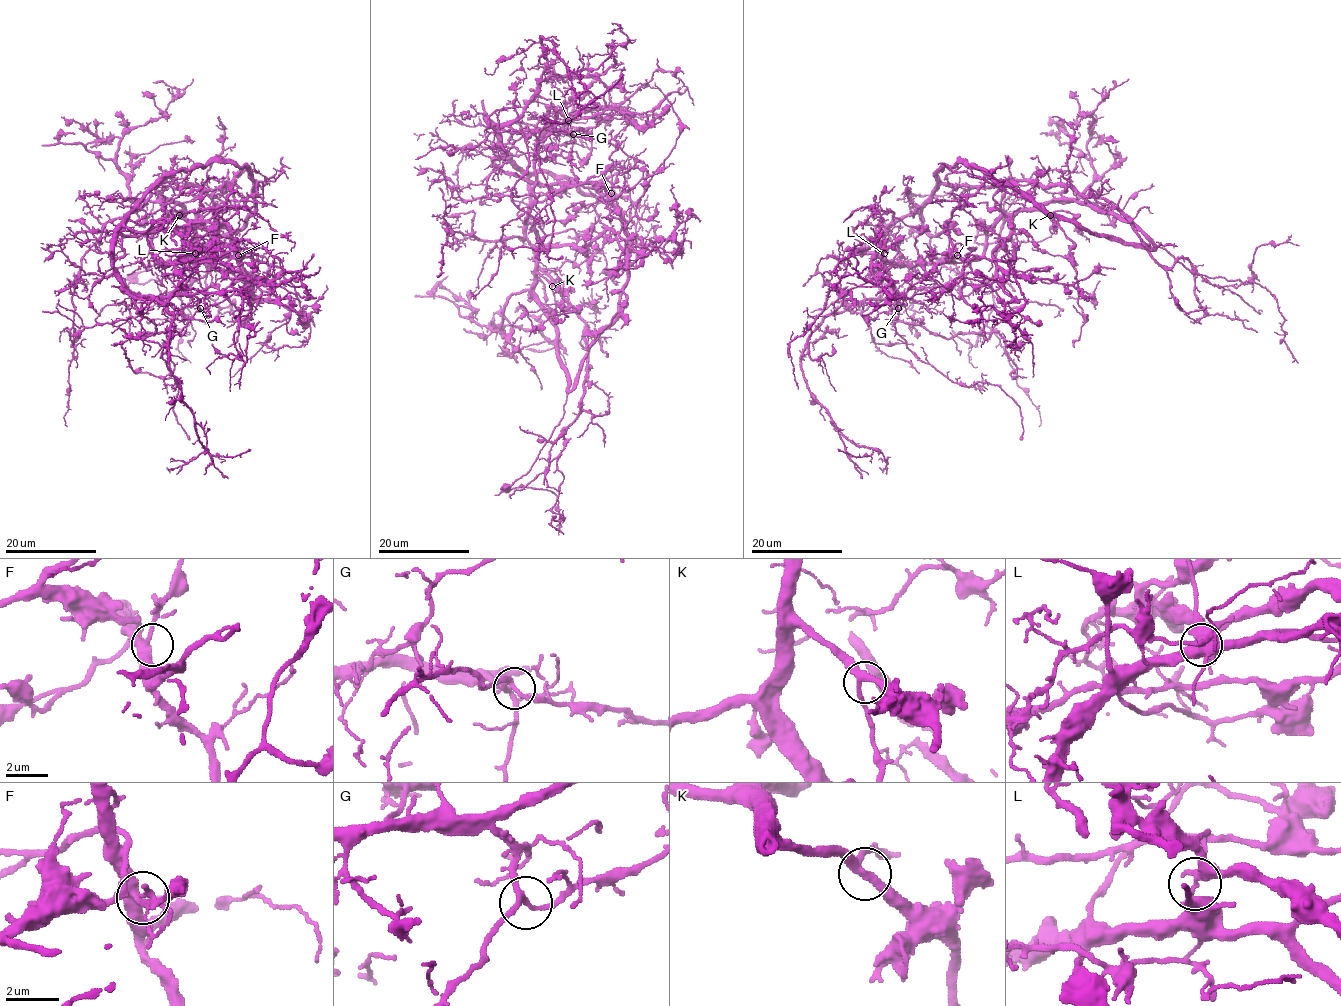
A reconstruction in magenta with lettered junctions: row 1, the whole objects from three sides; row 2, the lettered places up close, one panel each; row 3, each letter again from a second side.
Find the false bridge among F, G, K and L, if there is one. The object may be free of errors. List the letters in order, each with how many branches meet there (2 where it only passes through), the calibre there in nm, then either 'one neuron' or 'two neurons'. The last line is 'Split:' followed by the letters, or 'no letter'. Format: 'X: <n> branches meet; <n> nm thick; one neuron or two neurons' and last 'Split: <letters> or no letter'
F: 3 branches meet; 360 nm thick; one neuron
G: 3 branches meet; 200 nm thick; one neuron
K: 3 branches meet; 280 nm thick; one neuron
L: 3 branches meet; 260 nm thick; two neurons
Split: L

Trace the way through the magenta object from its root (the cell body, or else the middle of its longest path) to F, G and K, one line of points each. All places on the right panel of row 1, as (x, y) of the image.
F: (954, 185), (941, 184), (933, 193), (922, 209), (922, 229), (936, 235), (947, 229), (946, 223), (957, 255)
G: (954, 185), (940, 184), (886, 232), (882, 269), (896, 294), (894, 297), (898, 298), (898, 308)
K: (954, 185), (1009, 185), (1016, 181), (1034, 181), (1053, 197), (1039, 208), (1050, 215)

